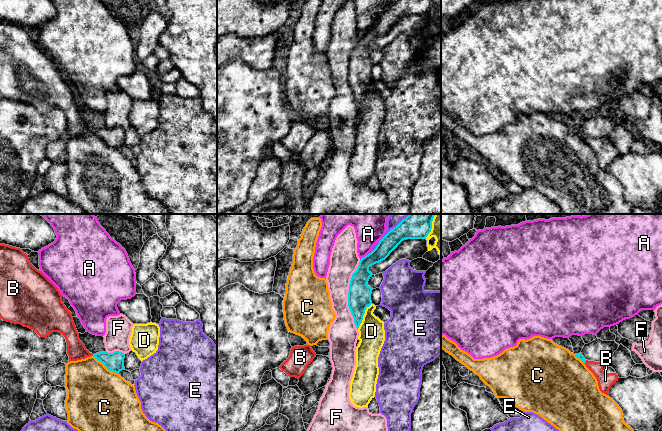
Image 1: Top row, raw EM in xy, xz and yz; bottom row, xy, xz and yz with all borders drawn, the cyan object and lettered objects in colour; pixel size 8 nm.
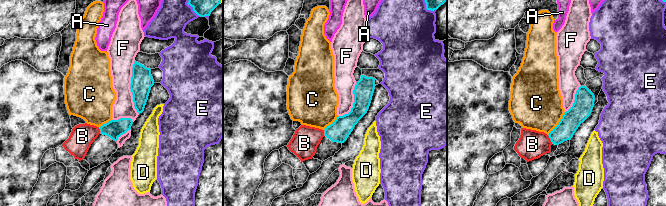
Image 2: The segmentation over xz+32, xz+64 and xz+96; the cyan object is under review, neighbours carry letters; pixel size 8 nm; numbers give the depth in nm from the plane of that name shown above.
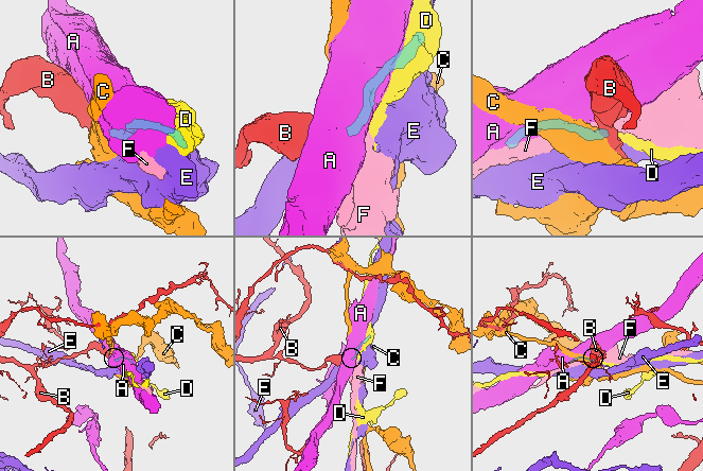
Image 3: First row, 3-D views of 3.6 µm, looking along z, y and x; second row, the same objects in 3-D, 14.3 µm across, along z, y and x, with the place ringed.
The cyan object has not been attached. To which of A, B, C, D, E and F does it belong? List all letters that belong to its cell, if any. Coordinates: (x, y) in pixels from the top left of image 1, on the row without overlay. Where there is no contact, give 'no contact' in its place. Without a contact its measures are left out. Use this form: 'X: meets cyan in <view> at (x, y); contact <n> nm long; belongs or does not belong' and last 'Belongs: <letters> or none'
A: meets cyan in xz at (363, 33); contact 80 nm long; does not belong
B: meets cyan in yz at (585, 137); contact 40 nm long; does not belong
C: meets cyan in xy at (105, 142); contact 240 nm long; does not belong
D: meets cyan in xz at (363, 91); contact 240 nm long; does not belong
E: meets cyan in xz at (381, 15); contact 360 nm long; does not belong
F: meets cyan in xz at (348, 71); contact 550 nm long; does not belong
Belongs: none

